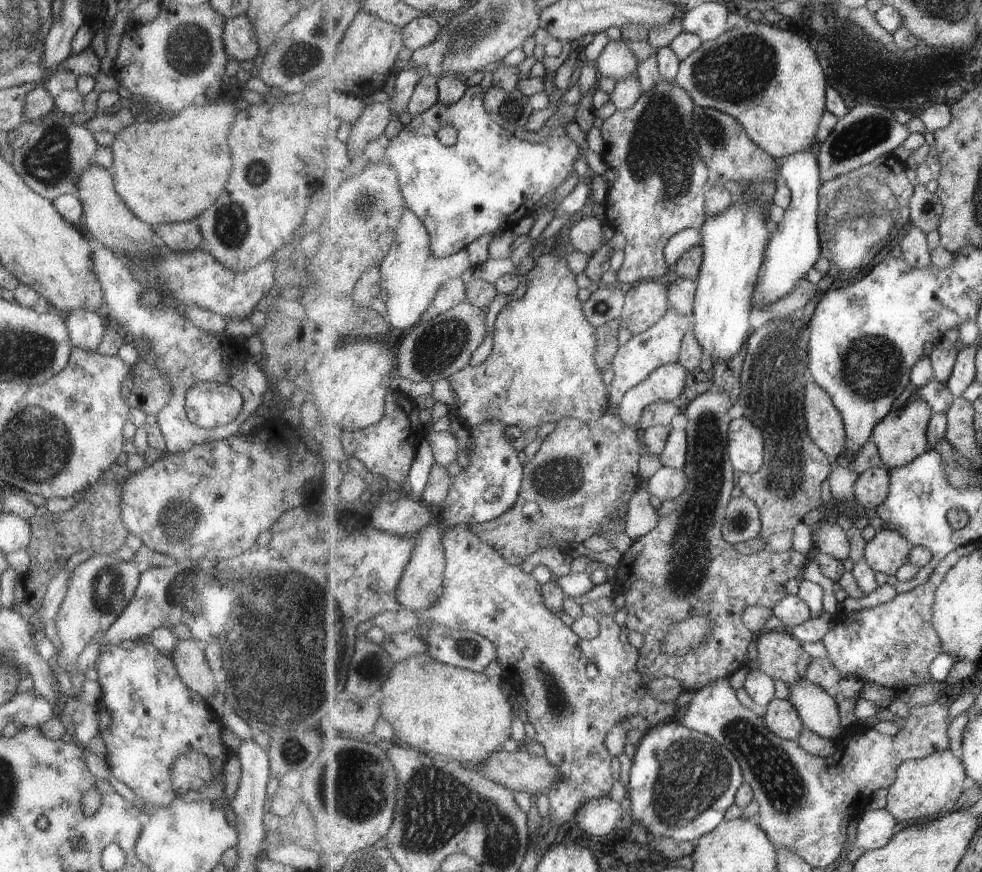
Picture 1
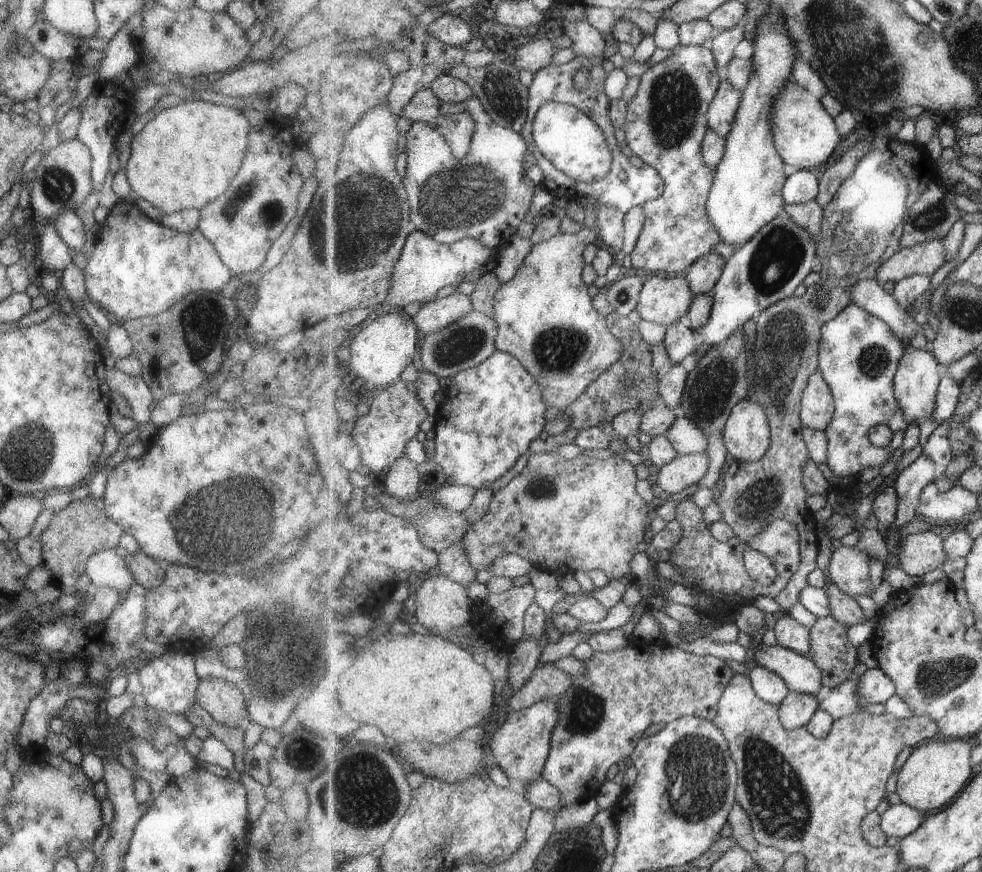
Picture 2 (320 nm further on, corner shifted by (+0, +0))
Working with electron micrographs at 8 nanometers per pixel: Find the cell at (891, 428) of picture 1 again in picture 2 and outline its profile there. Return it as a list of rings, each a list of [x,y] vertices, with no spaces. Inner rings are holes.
[[[905,344],[904,355],[901,357],[898,371],[894,378],[894,389],[903,412],[911,422],[923,423],[933,416],[938,398],[938,388],[942,382],[942,364],[938,358],[924,349],[913,348]]]

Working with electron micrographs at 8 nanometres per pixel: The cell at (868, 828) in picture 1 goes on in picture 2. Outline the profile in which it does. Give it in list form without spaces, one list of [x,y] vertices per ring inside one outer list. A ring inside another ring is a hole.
[[[903,802],[890,806],[882,814],[882,827],[889,837],[904,838],[925,822],[926,814]]]

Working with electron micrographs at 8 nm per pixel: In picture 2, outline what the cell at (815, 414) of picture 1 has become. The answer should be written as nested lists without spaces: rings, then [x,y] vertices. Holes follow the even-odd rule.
[[[817,369],[808,380],[802,394],[801,416],[804,426],[825,431],[834,419],[836,409],[831,385]]]

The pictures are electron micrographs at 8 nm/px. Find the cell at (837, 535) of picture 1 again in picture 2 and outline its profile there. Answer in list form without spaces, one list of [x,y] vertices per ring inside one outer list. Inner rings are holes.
[[[847,545],[839,547],[832,552],[828,573],[831,584],[835,583],[839,588],[853,598],[874,593],[874,586],[870,577],[870,558],[869,555],[861,548],[850,547]]]

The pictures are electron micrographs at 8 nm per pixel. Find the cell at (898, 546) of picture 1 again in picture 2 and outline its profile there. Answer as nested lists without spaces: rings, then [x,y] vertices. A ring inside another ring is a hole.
[[[932,531],[904,536],[899,550],[901,570],[921,578],[936,571],[950,560],[944,542],[945,539]]]

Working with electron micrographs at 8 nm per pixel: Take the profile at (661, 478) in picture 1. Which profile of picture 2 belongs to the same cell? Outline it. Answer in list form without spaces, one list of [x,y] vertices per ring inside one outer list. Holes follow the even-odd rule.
[[[706,452],[680,455],[660,468],[655,482],[667,494],[679,494],[689,486],[697,487],[709,469],[710,458]]]

